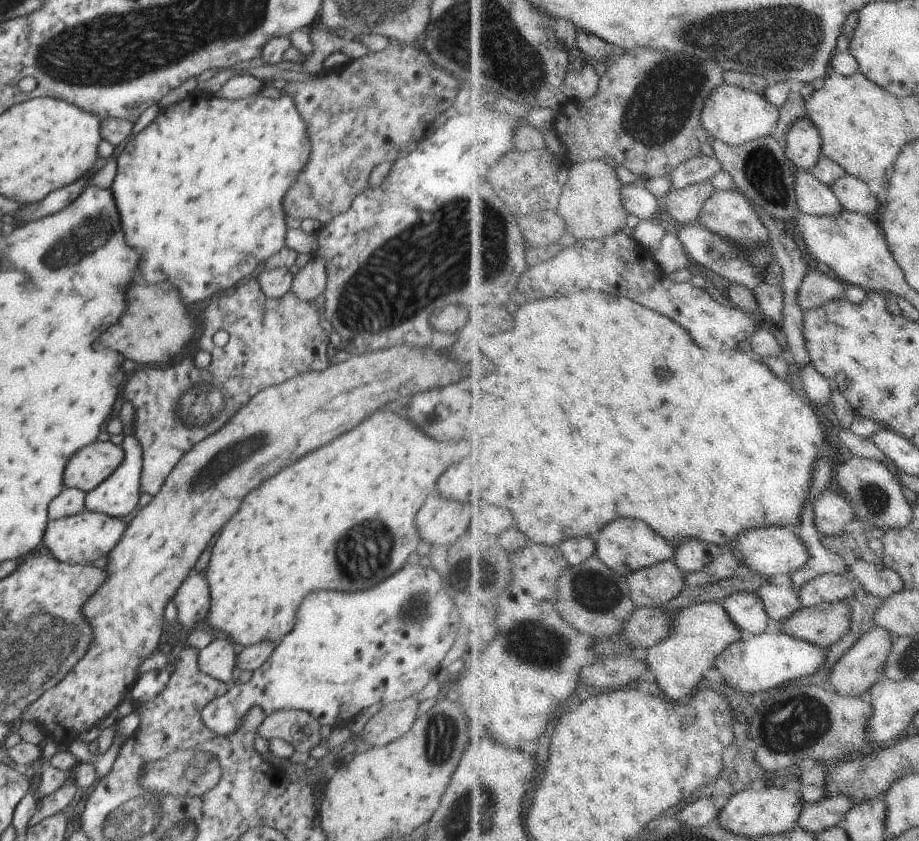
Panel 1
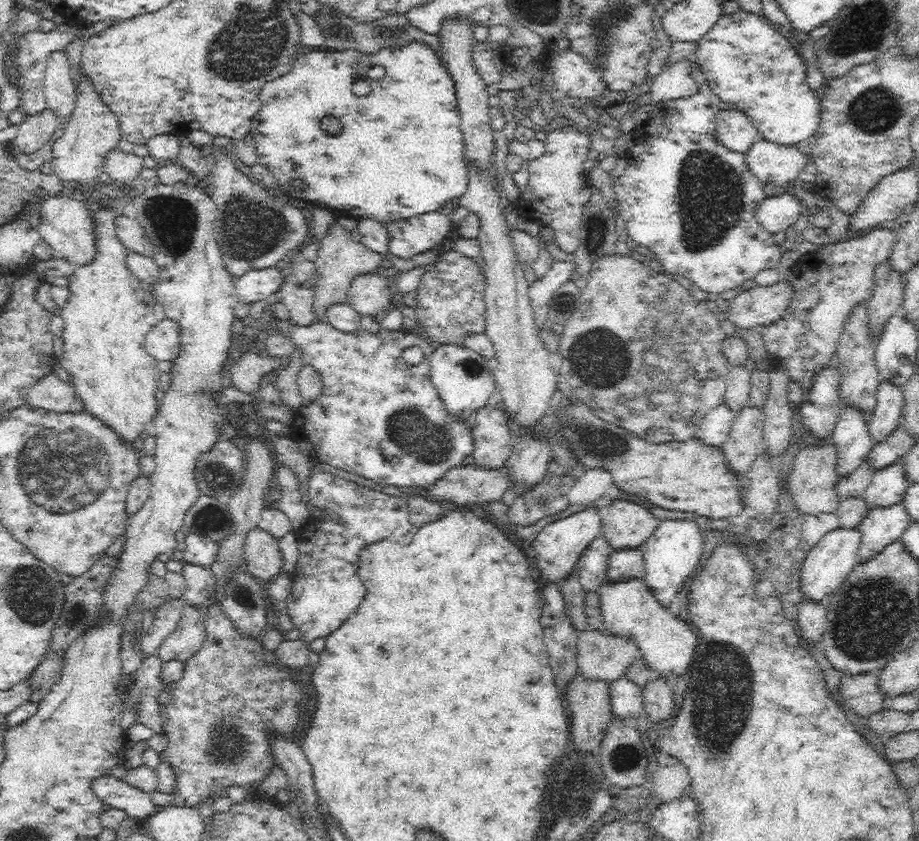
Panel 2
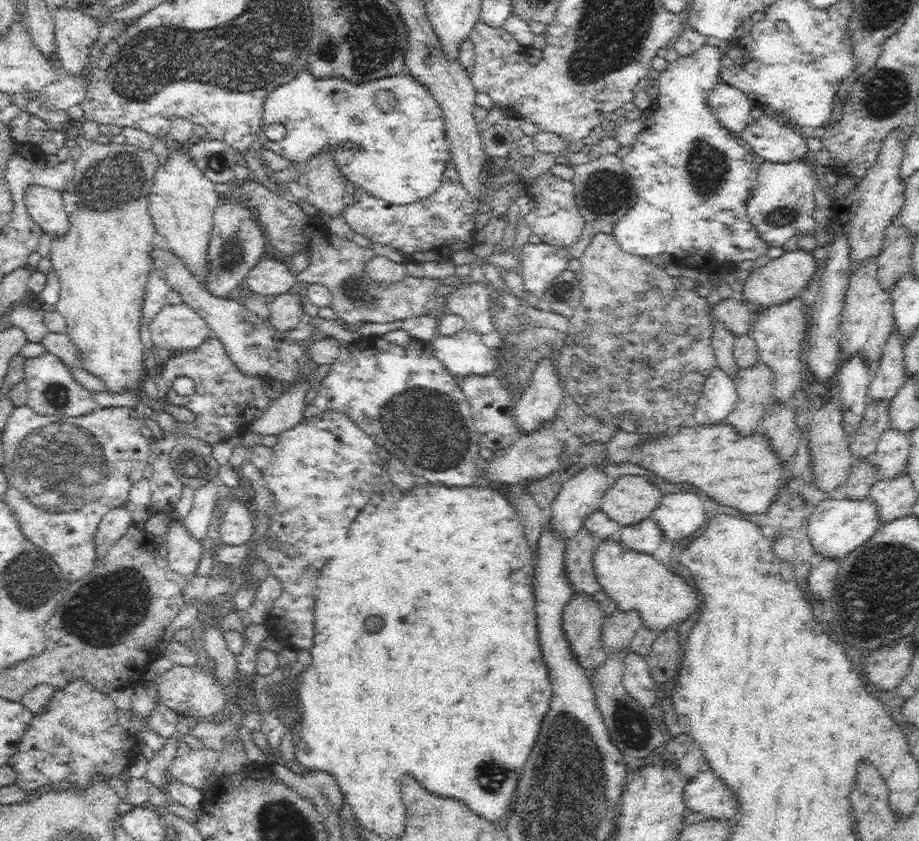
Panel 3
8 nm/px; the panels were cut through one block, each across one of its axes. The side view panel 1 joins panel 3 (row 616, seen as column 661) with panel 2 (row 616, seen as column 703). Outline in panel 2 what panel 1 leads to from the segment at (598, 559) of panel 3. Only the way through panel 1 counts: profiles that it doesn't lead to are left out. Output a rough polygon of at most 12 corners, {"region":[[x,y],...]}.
{"region":[[645,577],[597,588],[603,628],[632,634],[641,656],[672,679],[699,634]]}

